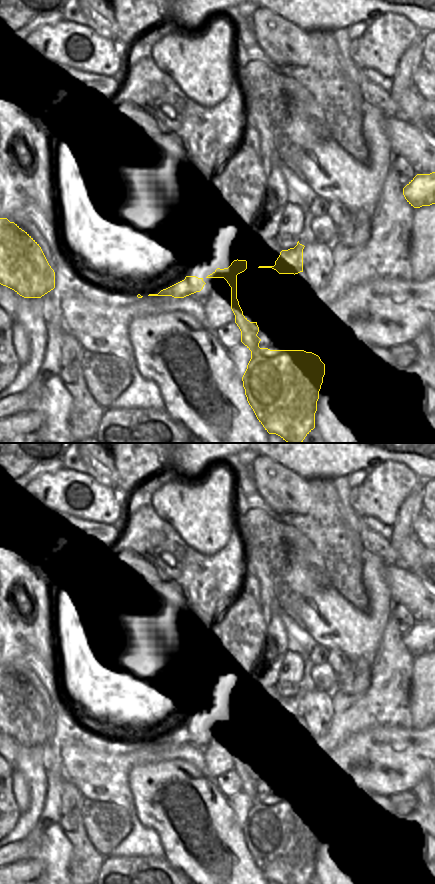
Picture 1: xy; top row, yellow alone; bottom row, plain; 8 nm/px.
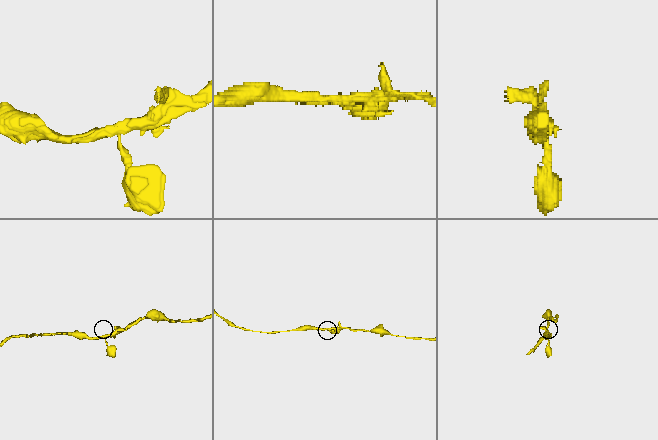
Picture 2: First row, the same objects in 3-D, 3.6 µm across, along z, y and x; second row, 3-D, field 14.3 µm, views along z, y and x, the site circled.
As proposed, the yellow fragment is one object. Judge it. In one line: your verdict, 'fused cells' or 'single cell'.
single cell

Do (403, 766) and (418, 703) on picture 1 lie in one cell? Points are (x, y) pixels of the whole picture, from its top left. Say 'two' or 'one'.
two

